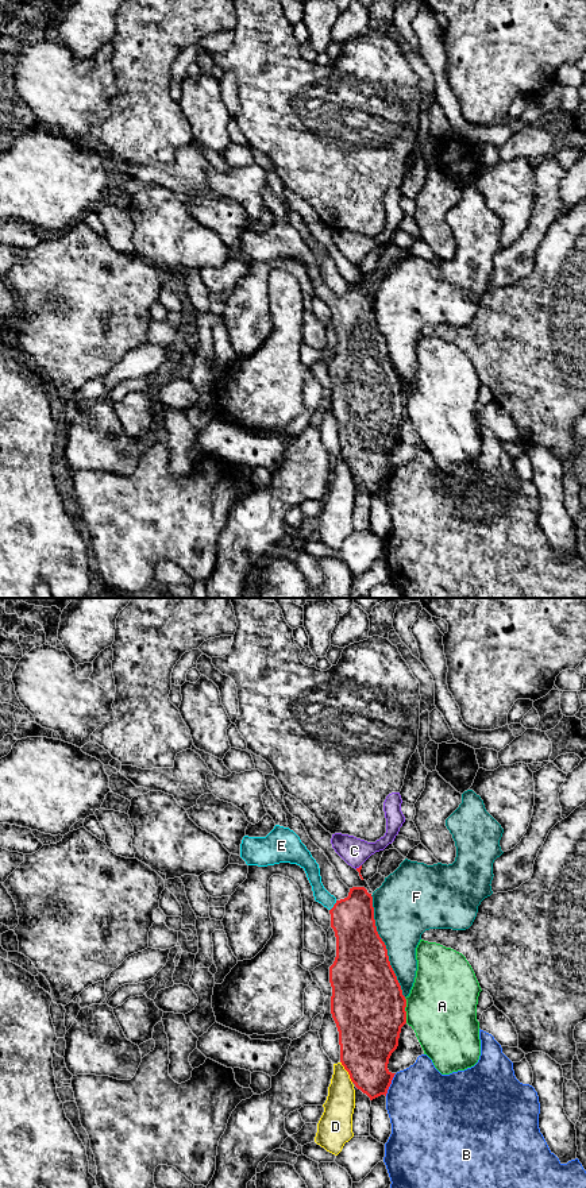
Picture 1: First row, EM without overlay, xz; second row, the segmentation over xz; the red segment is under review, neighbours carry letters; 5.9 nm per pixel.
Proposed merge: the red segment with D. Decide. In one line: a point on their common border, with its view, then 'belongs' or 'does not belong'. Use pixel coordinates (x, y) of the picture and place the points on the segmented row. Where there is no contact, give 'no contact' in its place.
meets red in xz at (347, 1071); does not belong

